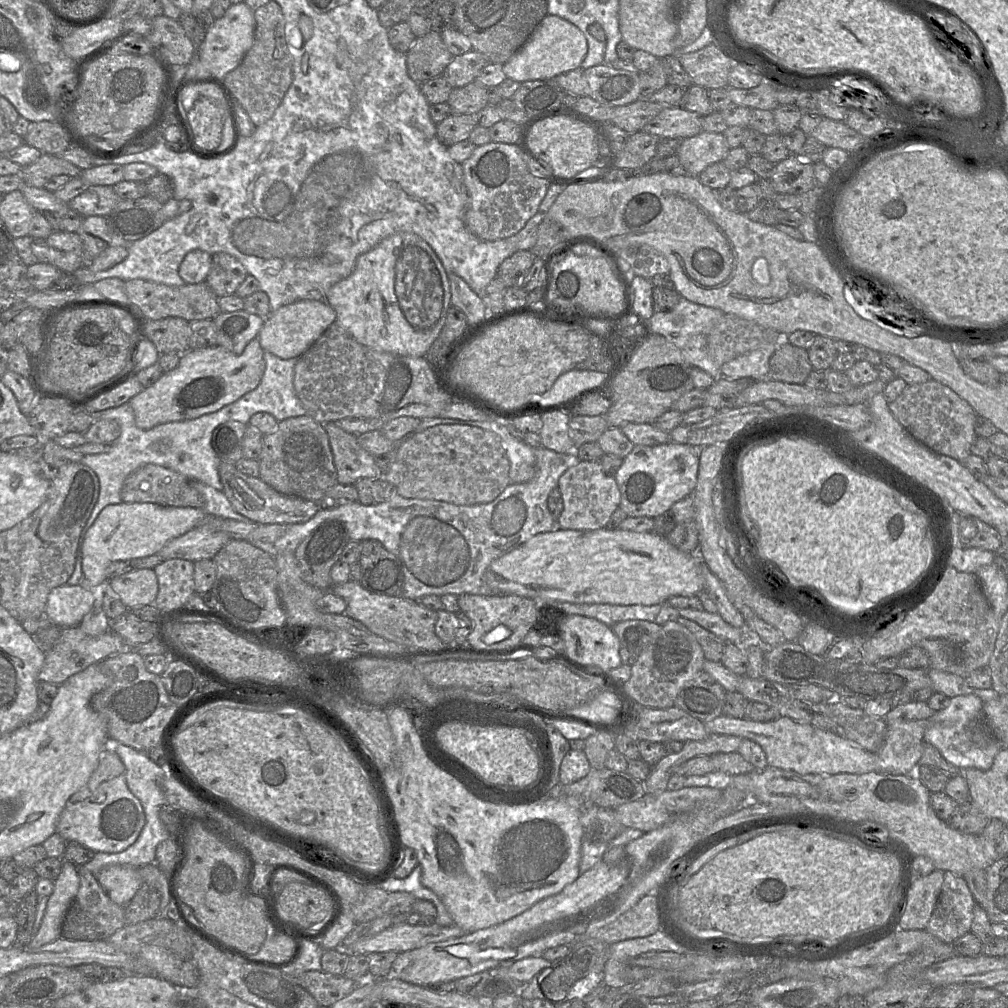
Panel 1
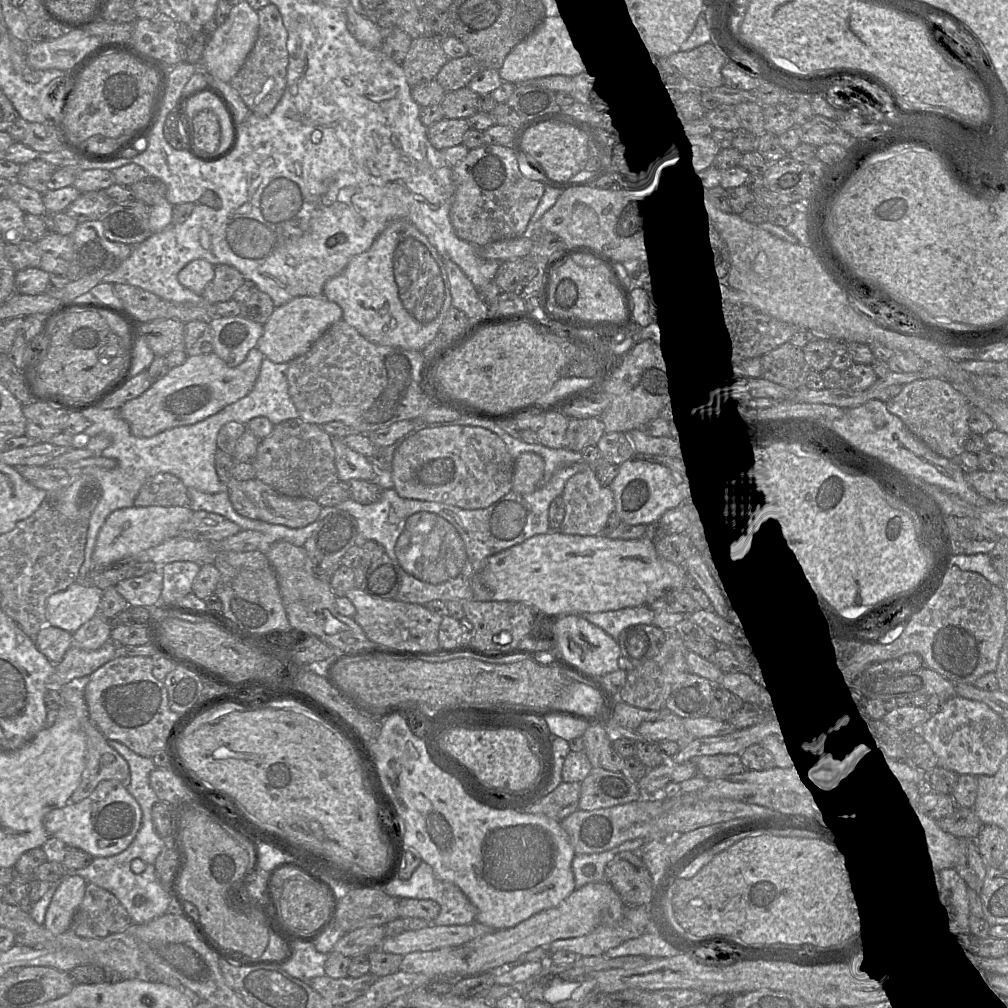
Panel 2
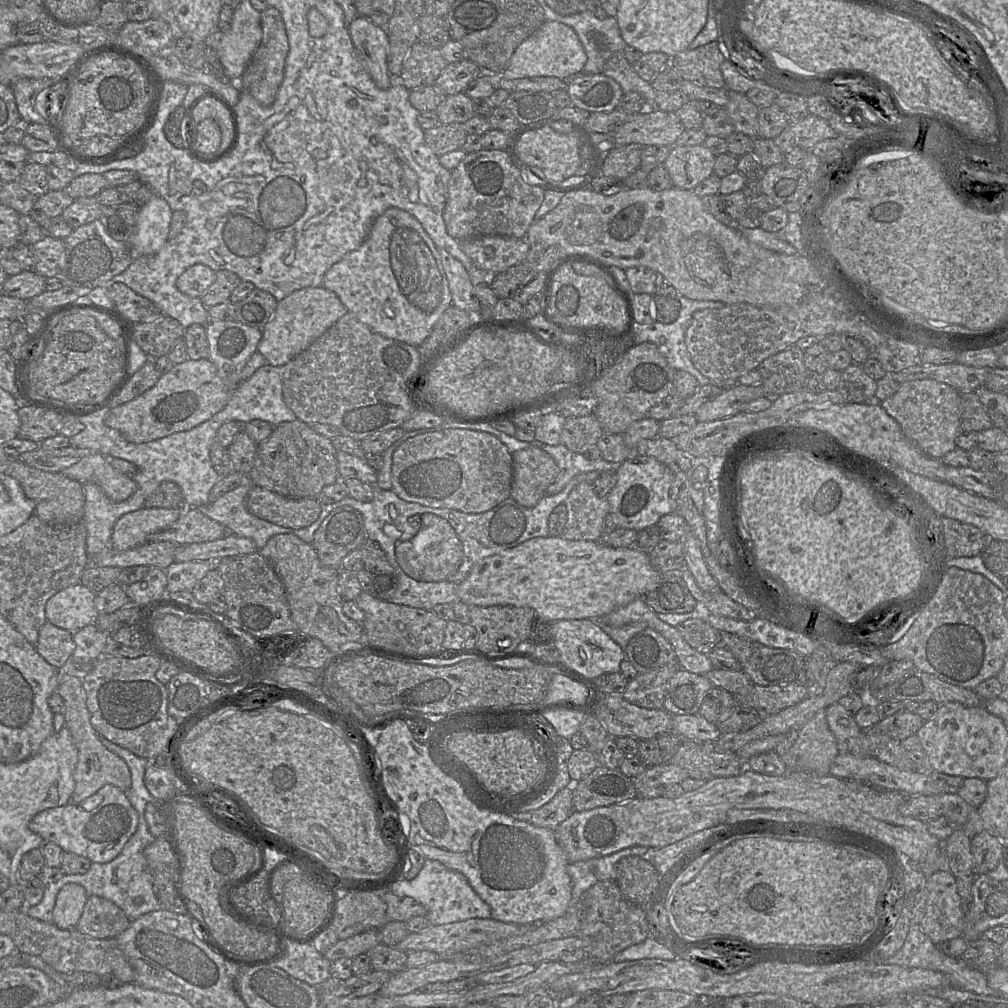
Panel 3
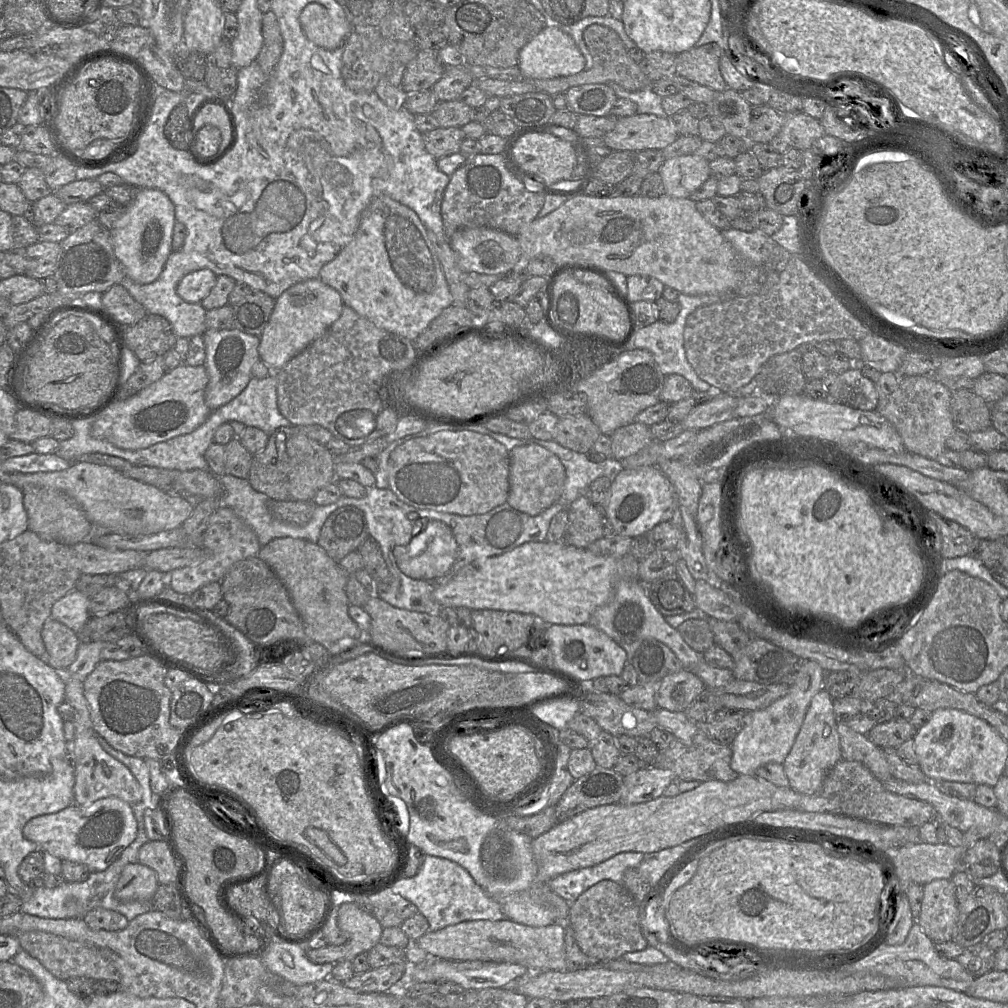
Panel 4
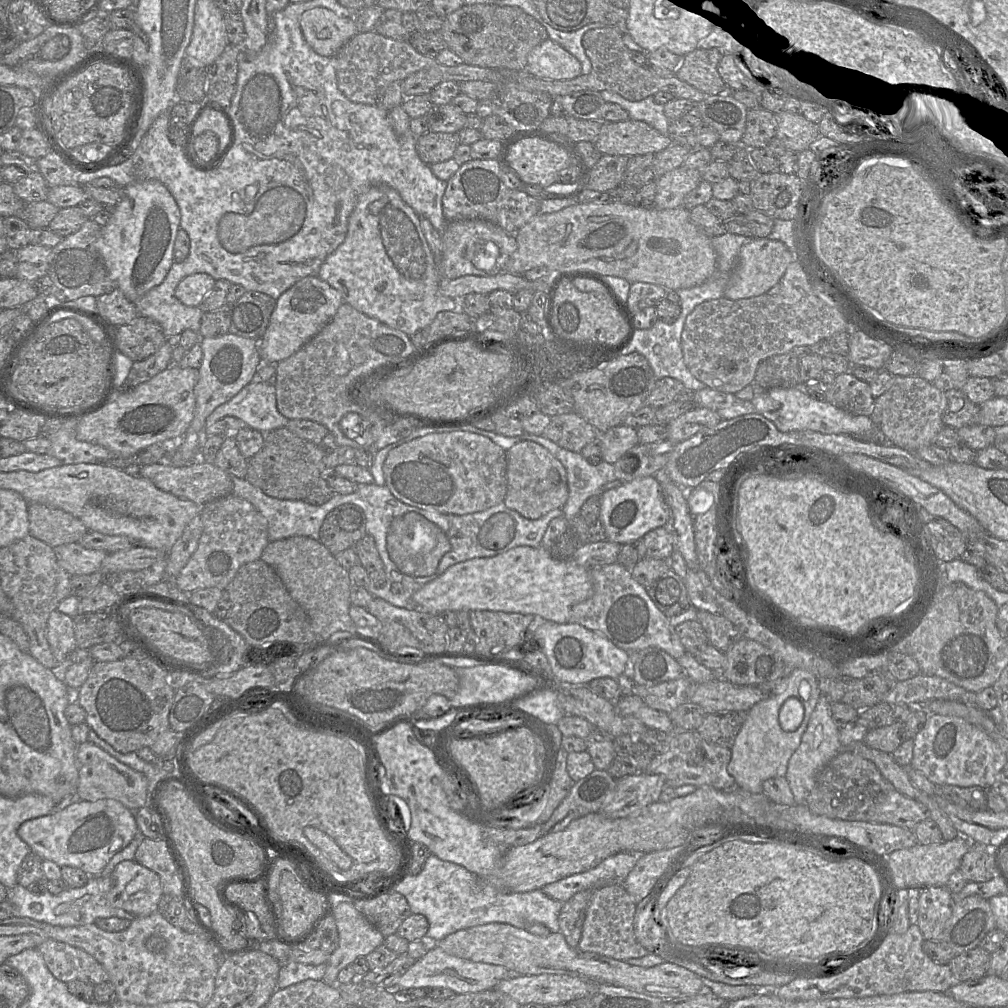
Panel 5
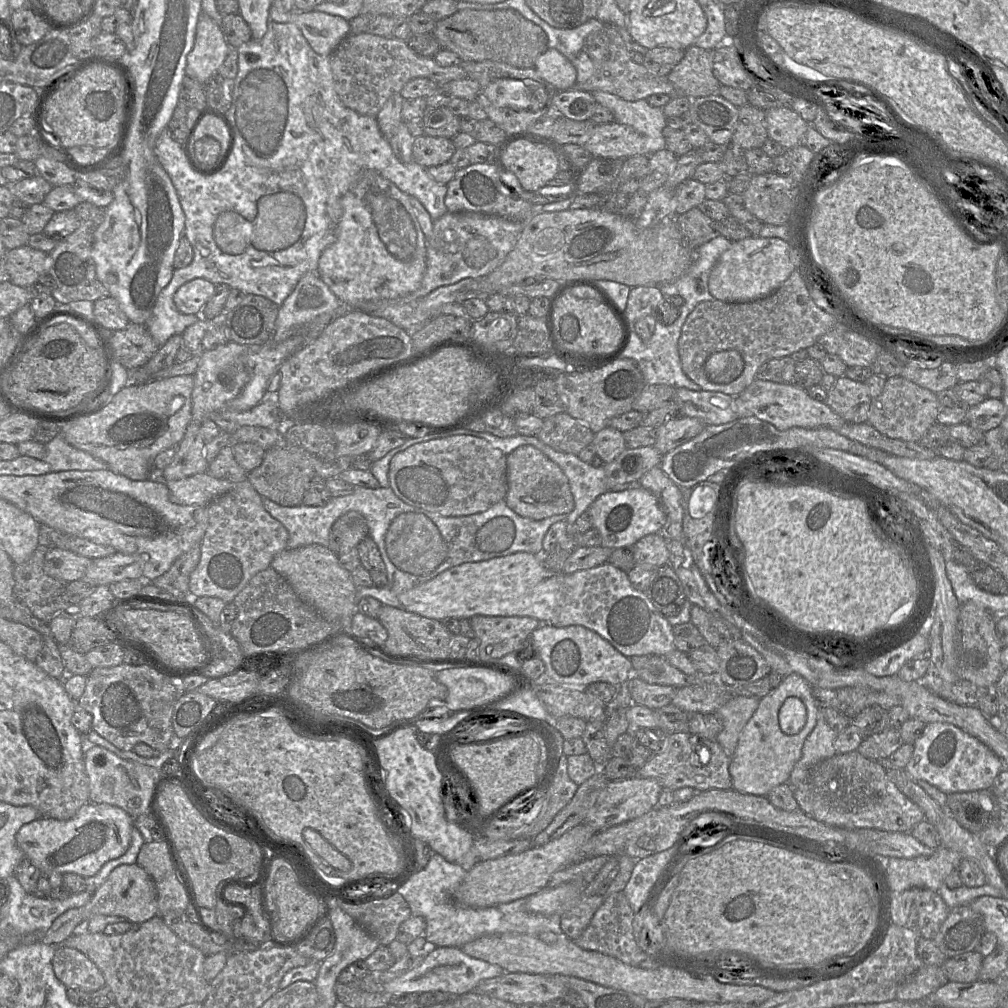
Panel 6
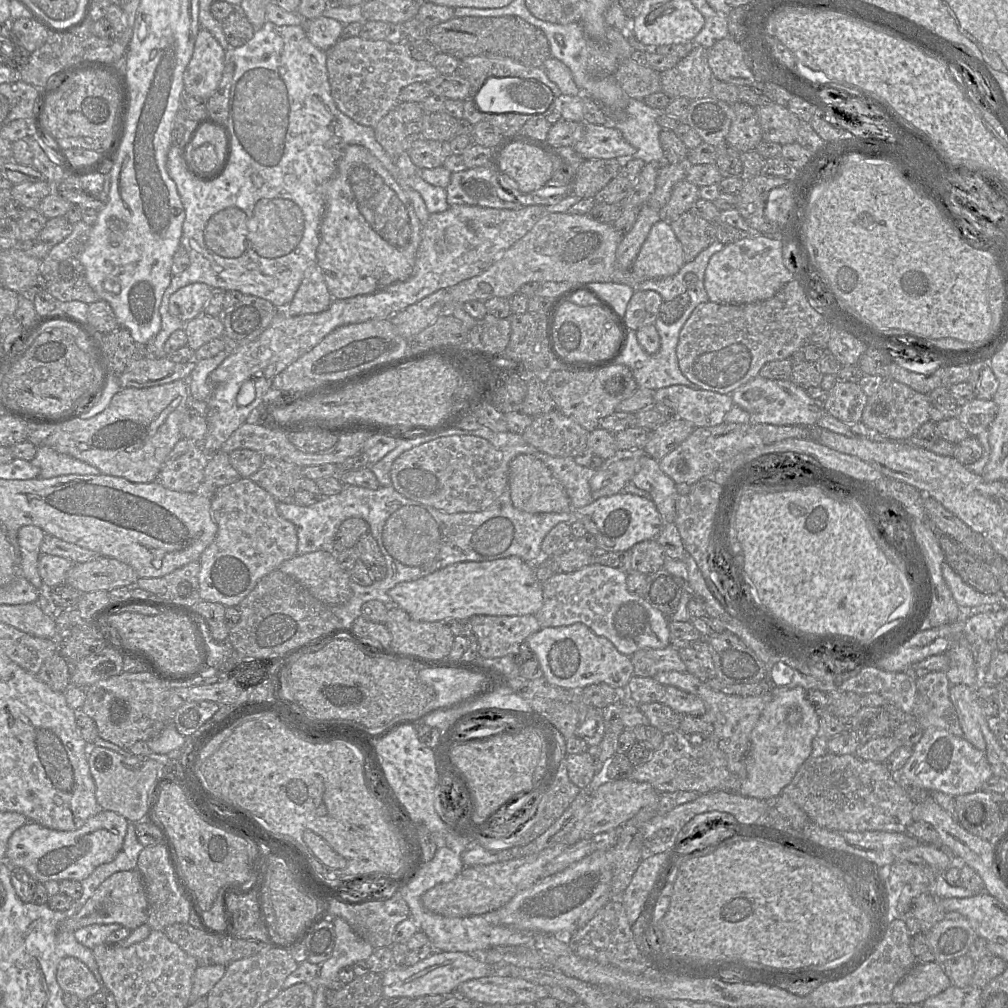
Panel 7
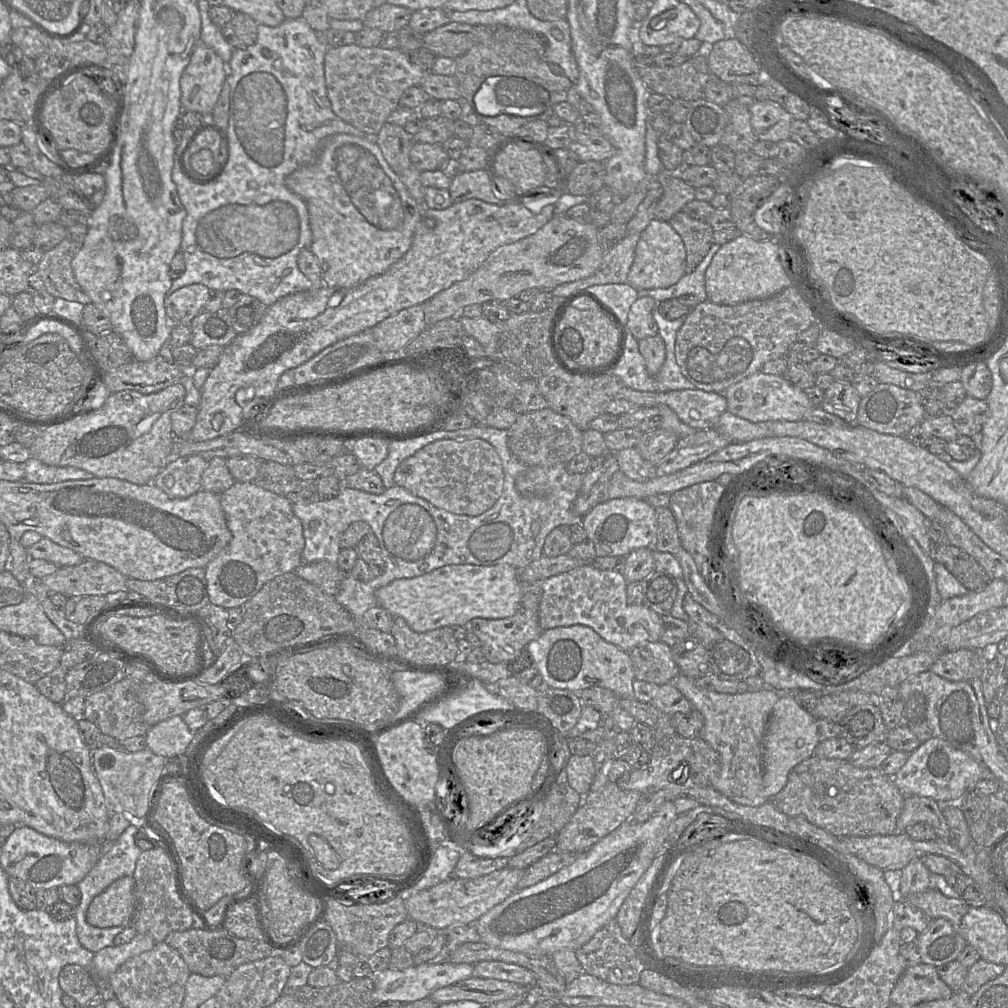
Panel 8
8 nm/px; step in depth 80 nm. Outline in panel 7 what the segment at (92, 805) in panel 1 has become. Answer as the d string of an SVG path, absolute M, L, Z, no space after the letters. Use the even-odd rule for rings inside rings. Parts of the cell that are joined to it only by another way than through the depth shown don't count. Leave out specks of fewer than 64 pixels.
M102 810L76 830L59 831L28 822L16 829L7 843L5 861L11 867L25 869L36 881L82 881L99 865L111 862L122 849L129 821L123 816Z

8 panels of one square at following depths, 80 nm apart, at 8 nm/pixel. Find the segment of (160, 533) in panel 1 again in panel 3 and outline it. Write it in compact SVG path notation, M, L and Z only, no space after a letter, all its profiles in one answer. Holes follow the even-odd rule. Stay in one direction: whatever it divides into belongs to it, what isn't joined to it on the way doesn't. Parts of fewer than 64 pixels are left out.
M186 504L181 508L141 508L122 515L115 523L111 535L111 547L116 550L127 550L147 542L147 537L163 530L176 522L186 510Z

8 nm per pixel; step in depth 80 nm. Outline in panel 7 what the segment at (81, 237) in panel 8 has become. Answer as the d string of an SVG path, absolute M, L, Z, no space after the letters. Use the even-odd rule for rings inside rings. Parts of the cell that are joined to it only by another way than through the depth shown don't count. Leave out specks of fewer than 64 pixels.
M82 220L73 225L71 234L62 242L51 247L48 255L41 262L40 274L46 281L46 291L48 291L58 302L82 301L92 304L101 298L90 287L86 279L84 266L81 256L88 243L91 226Z

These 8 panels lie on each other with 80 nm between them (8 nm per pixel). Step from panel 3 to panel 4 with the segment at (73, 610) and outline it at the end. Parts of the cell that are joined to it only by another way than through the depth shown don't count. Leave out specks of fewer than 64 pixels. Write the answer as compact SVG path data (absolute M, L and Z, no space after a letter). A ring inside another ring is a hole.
M73 589L53 604L50 618L78 633L91 616L89 601L89 597L77 589Z

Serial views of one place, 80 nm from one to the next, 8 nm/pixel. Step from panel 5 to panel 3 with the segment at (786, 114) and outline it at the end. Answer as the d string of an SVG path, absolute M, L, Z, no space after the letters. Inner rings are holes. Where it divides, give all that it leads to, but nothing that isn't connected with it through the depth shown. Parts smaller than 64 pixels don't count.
M811 114L800 121L791 122L789 130L793 134L794 146L806 150L811 150L823 140L838 137L826 120Z

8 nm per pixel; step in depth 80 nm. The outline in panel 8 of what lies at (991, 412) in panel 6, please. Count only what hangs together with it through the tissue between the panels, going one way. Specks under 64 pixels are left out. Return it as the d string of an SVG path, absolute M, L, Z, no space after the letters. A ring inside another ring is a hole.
M967 396L954 410L948 411L959 435L972 436L984 427L989 415L986 400Z

